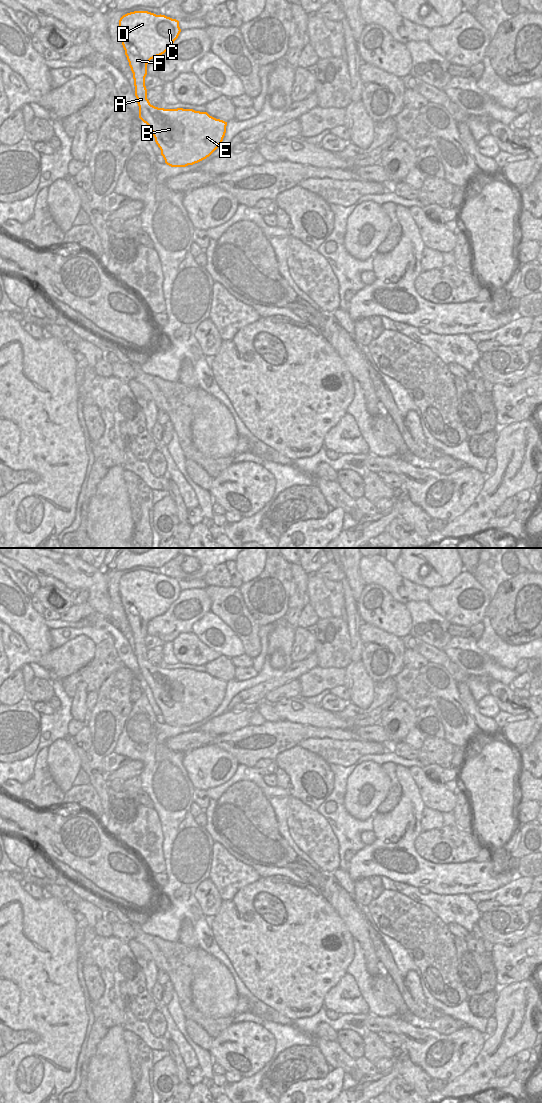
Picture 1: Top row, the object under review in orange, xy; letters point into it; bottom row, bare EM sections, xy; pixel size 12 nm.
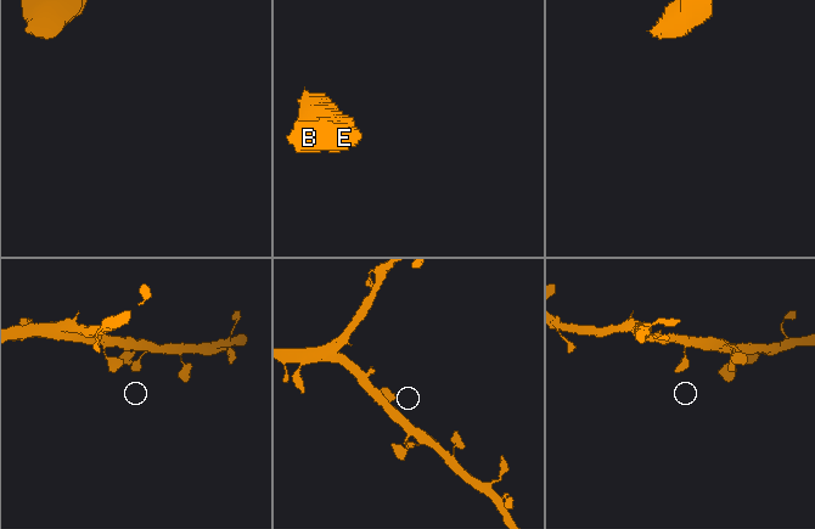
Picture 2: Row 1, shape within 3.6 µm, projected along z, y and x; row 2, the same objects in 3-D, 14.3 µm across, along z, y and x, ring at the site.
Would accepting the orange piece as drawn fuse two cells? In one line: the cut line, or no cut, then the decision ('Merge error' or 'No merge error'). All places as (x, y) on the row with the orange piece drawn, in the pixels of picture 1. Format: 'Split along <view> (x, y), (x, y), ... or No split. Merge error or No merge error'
No split. No merge error.

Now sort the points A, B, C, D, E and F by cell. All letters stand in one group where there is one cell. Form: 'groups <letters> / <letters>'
groups A B C D E F

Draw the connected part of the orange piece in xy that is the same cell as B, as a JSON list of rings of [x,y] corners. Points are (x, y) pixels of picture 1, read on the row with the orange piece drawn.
[[[134,11],[120,18],[118,30],[133,73],[139,118],[150,127],[165,163],[186,167],[209,157],[222,143],[227,122],[193,109],[158,108],[147,99],[147,64],[178,38],[179,21]]]

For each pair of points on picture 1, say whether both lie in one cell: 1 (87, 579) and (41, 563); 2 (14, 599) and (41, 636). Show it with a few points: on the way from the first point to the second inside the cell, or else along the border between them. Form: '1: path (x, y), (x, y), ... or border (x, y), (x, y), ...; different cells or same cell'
1: path (76, 573), (52, 564); same cell
2: path (14, 608), (32, 627); same cell

